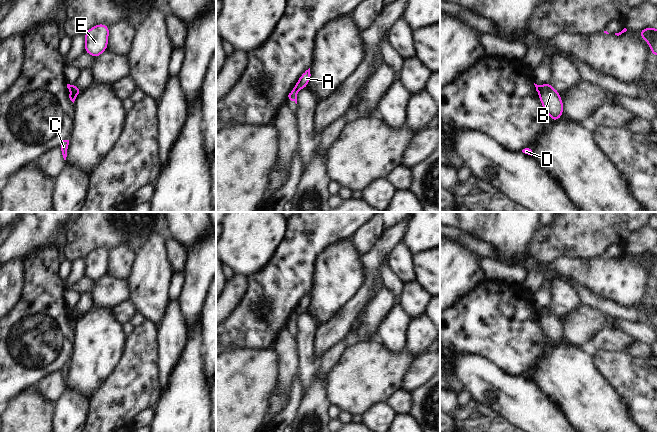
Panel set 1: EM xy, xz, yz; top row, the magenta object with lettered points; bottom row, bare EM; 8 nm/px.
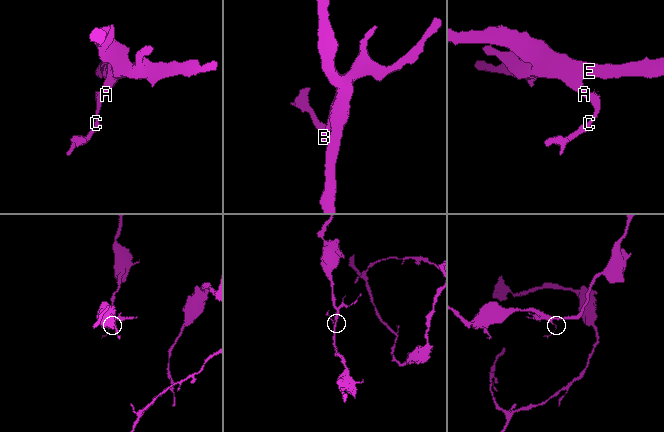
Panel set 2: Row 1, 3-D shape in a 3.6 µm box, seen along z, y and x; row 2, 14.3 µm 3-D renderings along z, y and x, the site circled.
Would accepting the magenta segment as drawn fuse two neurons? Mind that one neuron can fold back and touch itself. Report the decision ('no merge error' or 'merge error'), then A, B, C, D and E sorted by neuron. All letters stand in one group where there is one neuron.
merge error | A E / B C D

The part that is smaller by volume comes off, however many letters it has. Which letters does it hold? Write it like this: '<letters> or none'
B, C, D

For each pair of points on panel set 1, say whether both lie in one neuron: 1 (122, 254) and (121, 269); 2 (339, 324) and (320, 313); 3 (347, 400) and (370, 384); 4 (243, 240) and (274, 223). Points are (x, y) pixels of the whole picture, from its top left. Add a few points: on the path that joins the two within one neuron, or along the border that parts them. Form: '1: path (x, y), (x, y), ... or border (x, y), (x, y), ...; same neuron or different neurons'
1: path (122, 258), (121, 265); same neuron
2: border (346, 302), (330, 318), (319, 325); different neurons
3: path (353, 394), (364, 384); same neuron
4: path (251, 232), (257, 226), (266, 226); same neuron

